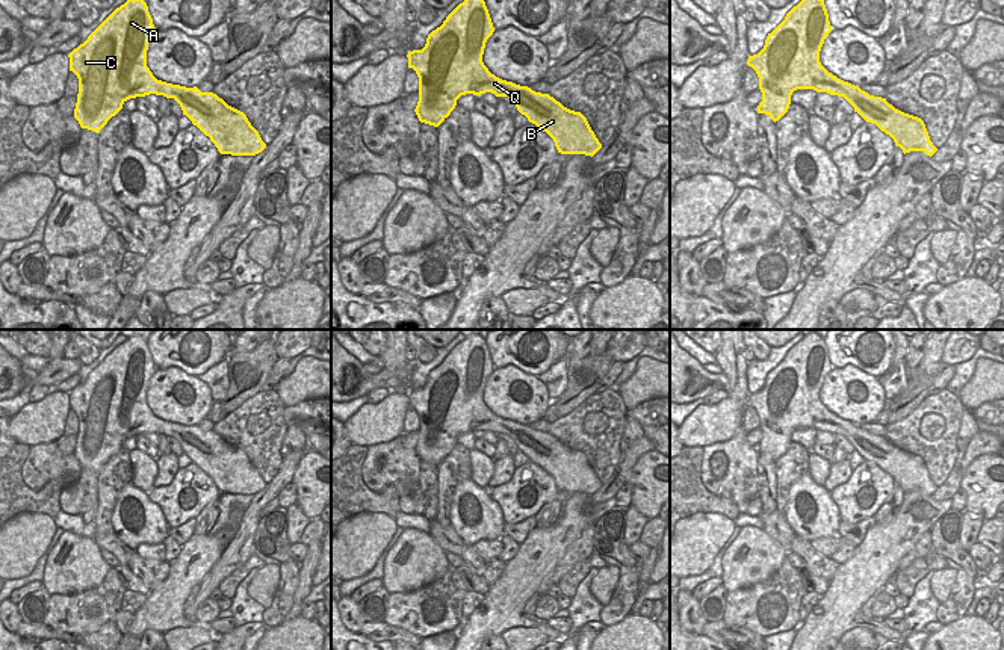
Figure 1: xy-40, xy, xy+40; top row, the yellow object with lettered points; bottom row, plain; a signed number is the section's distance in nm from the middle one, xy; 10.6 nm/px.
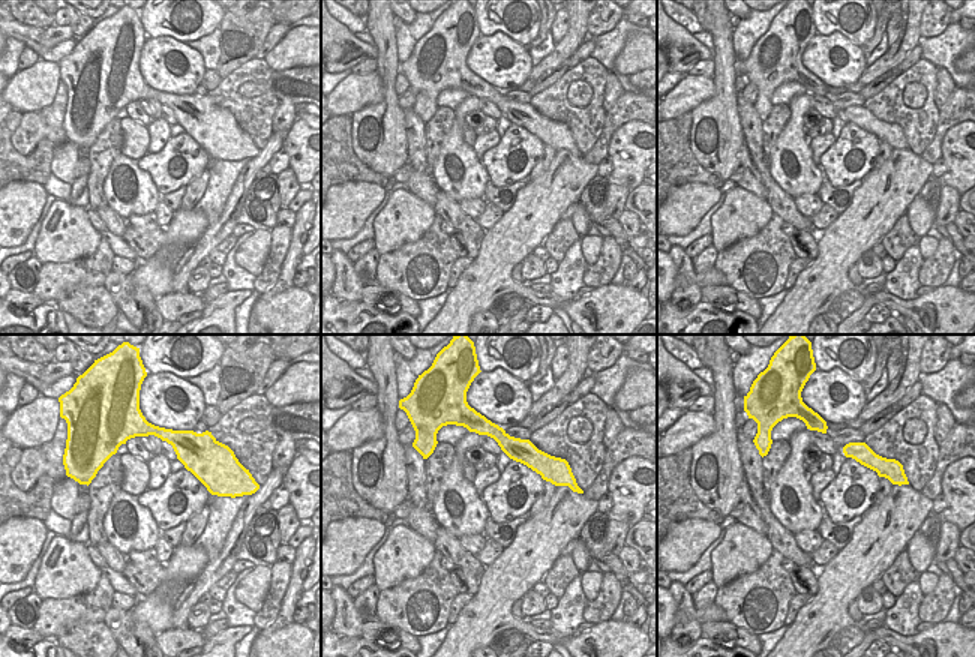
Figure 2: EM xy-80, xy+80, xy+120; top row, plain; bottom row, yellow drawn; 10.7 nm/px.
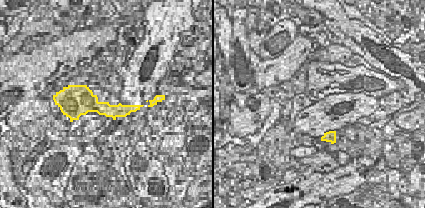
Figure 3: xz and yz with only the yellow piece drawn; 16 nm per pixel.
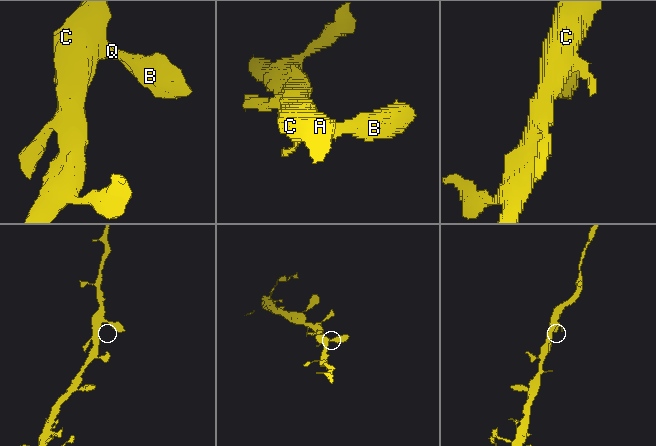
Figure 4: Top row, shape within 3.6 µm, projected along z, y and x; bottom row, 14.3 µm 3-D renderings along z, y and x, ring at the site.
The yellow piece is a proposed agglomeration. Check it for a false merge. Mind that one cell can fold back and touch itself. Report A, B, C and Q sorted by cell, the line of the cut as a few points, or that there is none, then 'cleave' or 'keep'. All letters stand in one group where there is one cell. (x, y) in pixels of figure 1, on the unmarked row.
A B C Q | no cut | keep

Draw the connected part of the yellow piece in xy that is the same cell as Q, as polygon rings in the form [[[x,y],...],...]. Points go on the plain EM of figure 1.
[[[470,334],[446,355],[440,366],[428,373],[422,388],[408,390],[408,407],[413,407],[419,416],[419,440],[414,447],[419,460],[438,466],[455,447],[461,434],[491,431],[496,435],[508,435],[529,461],[553,478],[558,491],[593,496],[602,482],[581,450],[564,446],[549,432],[502,419],[488,410],[482,401],[482,393],[493,370],[494,366],[485,340],[478,334]]]

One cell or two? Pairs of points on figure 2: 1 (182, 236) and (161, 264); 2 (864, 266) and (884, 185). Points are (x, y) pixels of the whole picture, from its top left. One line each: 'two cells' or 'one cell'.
1: one cell
2: two cells

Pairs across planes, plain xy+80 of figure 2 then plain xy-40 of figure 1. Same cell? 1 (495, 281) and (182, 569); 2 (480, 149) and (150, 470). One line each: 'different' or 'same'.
1: same
2: different

